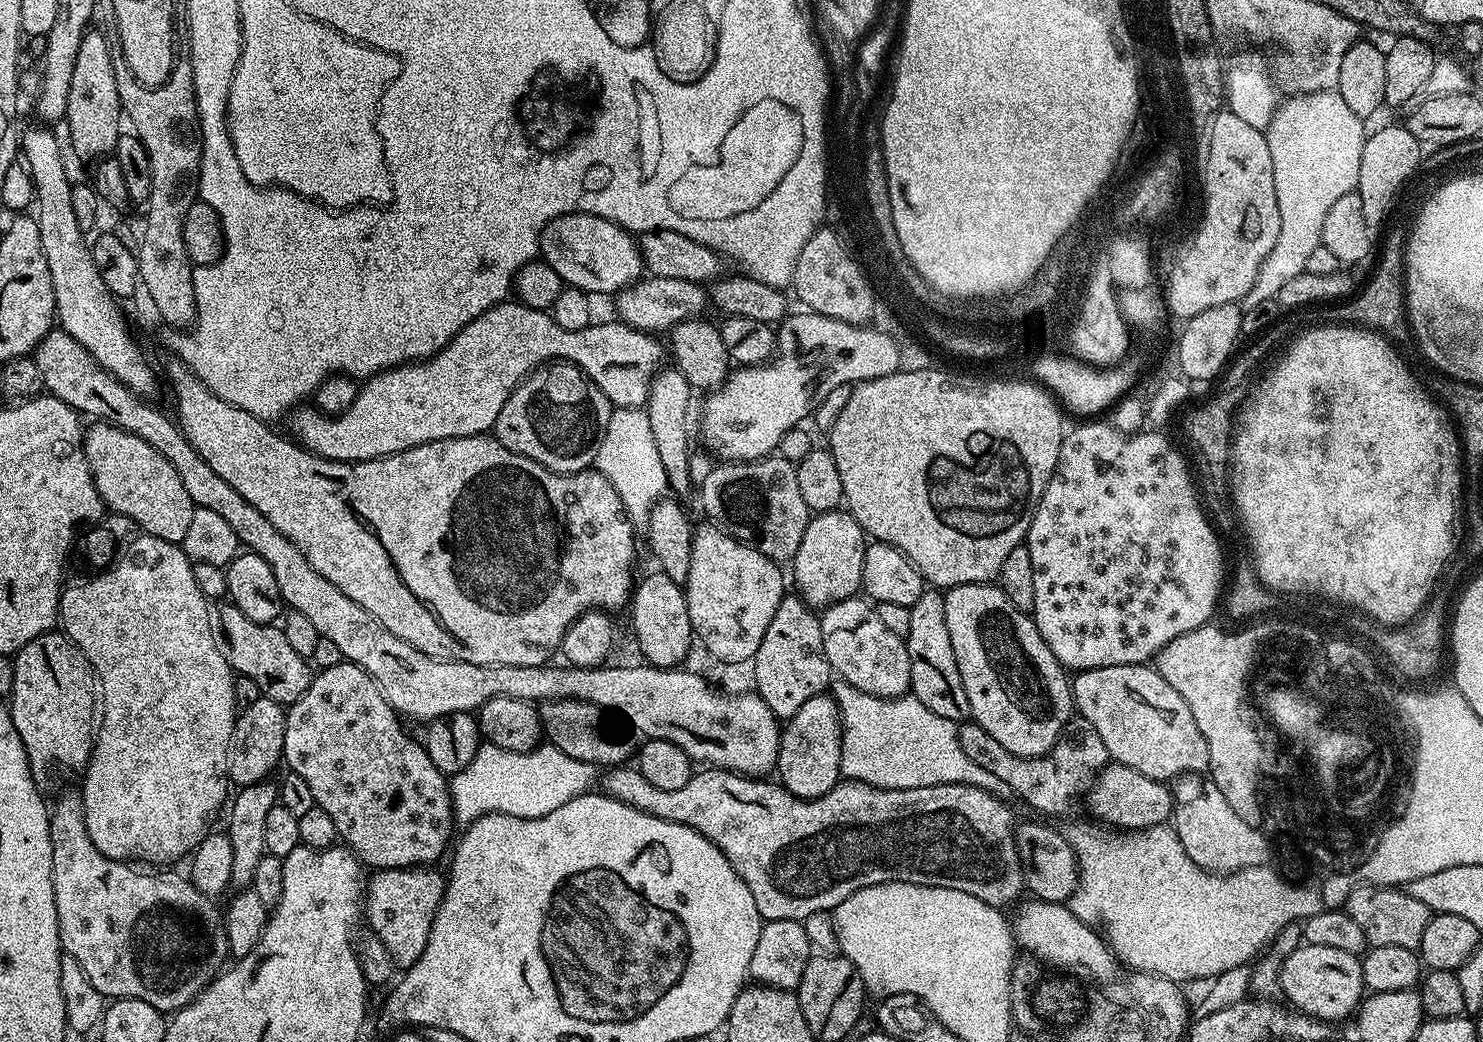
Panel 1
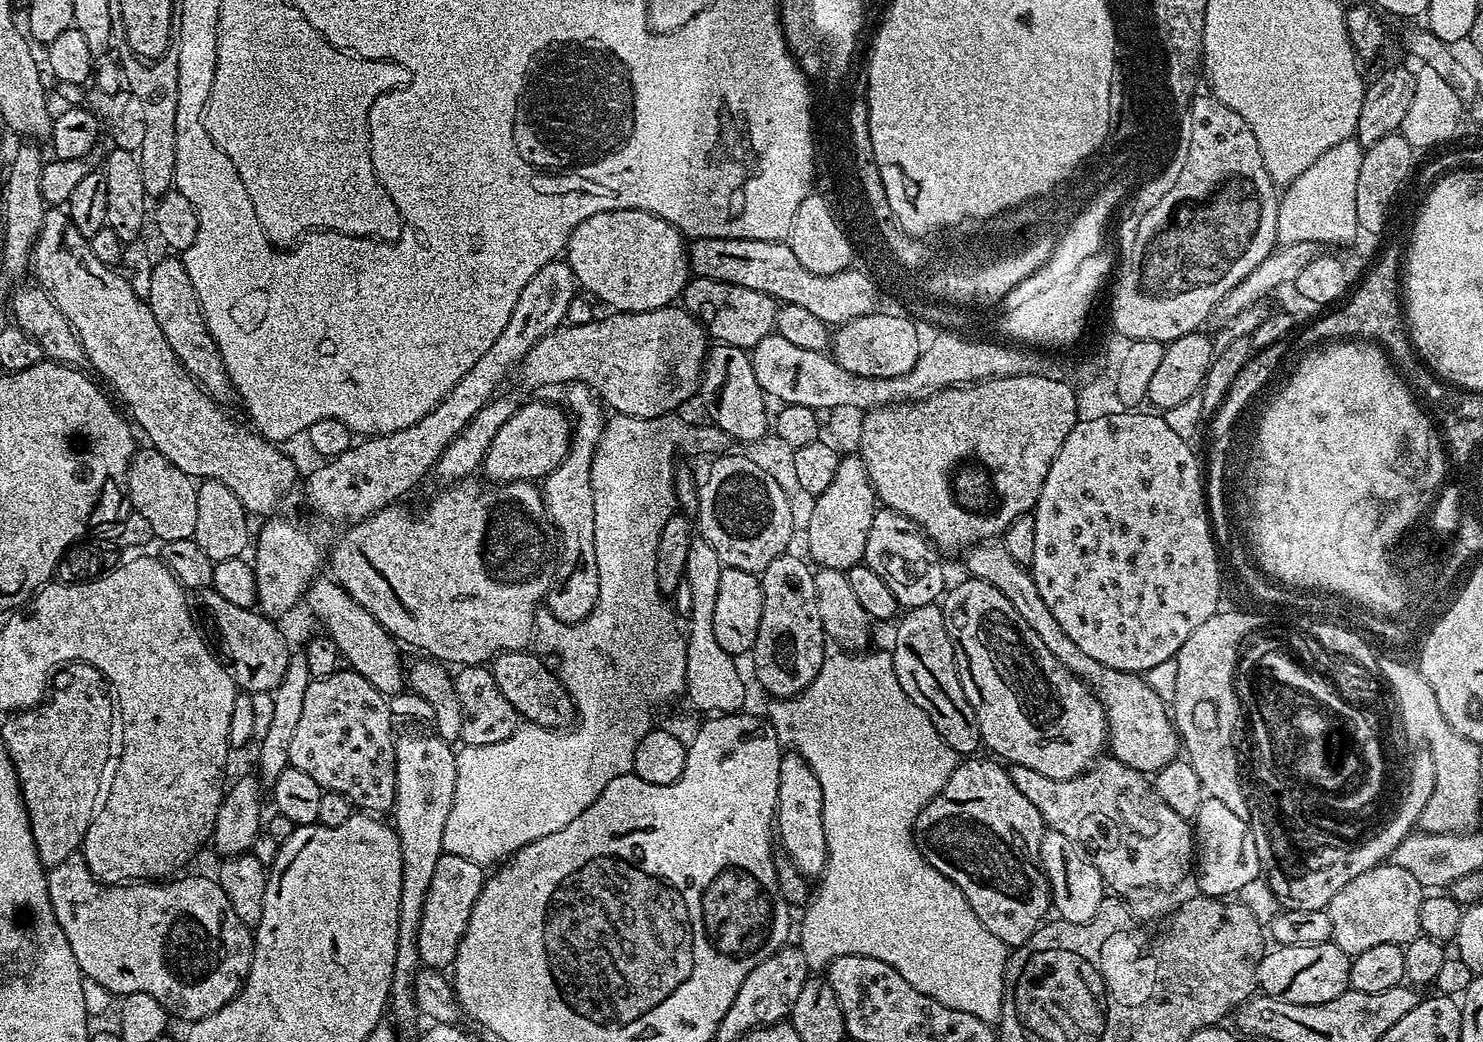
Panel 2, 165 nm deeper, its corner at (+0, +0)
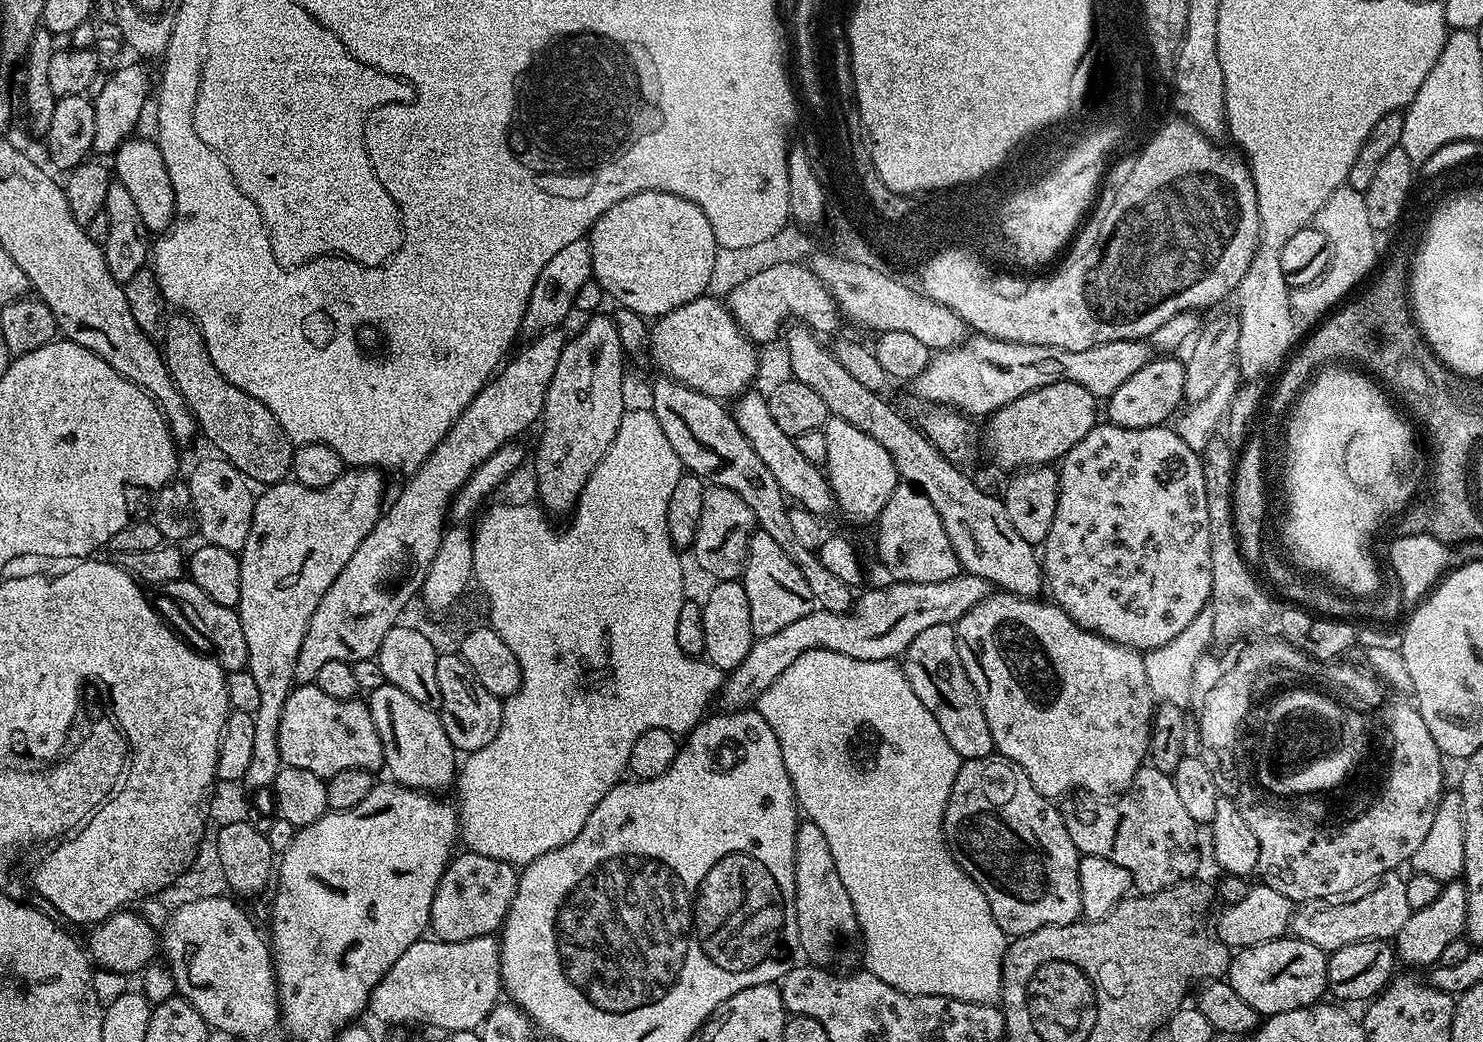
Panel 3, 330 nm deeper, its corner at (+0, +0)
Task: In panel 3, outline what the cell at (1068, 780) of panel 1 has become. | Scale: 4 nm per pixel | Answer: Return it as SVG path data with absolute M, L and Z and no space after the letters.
M1141 766L1134 774L1127 792L1121 792L1115 798L1072 794L1059 805L1059 809L1076 849L1086 856L1101 856L1110 858L1110 862L1118 862L1118 866L1132 875L1137 893L1161 892L1197 875L1196 871L1200 868L1200 840L1196 837L1198 825L1178 799L1178 790L1174 790L1171 775L1151 766Z

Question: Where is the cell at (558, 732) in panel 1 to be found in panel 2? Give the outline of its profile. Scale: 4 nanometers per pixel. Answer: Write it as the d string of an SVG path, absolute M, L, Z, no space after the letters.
M532 650L499 653L490 667L498 690L506 694L510 706L514 706L527 723L543 728L563 728L573 723L576 708L572 705L570 694L562 686L559 675L553 669L551 672Z

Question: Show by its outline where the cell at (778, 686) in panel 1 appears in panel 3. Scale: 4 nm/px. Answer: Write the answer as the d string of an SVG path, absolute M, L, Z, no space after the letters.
M759 530L753 532L748 543L748 558L744 562L742 583L746 590L746 602L750 602L750 626L753 637L778 634L782 626L790 626L790 622L798 622L798 618L806 618L806 614L814 611L814 601L810 594L810 585L802 578L802 570L796 563L770 538L770 534Z

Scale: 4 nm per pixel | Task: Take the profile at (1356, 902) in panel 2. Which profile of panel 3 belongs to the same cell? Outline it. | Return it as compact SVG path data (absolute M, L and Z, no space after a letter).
M1399 871L1386 873L1371 885L1370 890L1361 891L1355 898L1344 898L1339 902L1331 899L1303 901L1293 911L1291 935L1302 942L1310 942L1329 954L1342 946L1350 946L1350 942L1391 941L1398 930L1406 926L1406 918L1414 910L1406 898L1406 879L1400 875Z

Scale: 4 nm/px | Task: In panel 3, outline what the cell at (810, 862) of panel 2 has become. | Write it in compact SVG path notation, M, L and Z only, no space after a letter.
M810 819L796 826L794 910L798 922L799 951L808 955L805 956L807 963L829 970L852 970L859 965L856 964L859 960L861 963L862 937L854 902L850 902L850 894L846 894L842 878L838 878L838 866L834 866L834 854L830 854L826 837Z

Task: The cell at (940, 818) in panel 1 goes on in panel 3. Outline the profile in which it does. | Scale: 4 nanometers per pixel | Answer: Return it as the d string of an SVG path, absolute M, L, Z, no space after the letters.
M993 754L986 758L965 760L961 763L958 778L954 778L954 790L950 790L950 802L946 806L944 815L944 841L948 843L950 854L956 859L958 866L962 866L962 870L966 870L966 874L970 874L970 878L974 878L974 882L982 890L982 894L986 894L986 902L990 902L990 910L994 914L998 926L1009 937L1025 936L1051 924L1075 924L1081 919L1082 894L1078 886L1078 866L1082 854L1076 849L1074 841L1066 831L1066 822L1062 818L1059 807L1049 797L1042 795L1034 786L1034 782L1030 782L1030 778L1026 778L1022 769L1015 767L1012 761L1006 757Z

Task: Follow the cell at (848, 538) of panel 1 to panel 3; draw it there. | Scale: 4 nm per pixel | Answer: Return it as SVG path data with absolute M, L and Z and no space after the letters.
M832 416L822 431L826 438L826 475L828 485L832 487L835 507L841 508L850 519L857 520L860 524L866 523L867 520L879 521L882 510L886 506L886 502L890 502L890 494L894 494L898 483L894 458L890 458L890 454L886 454L882 442L874 442L874 438L870 438L870 434L862 434L862 430L858 430L858 426L850 426L850 422L837 416Z

